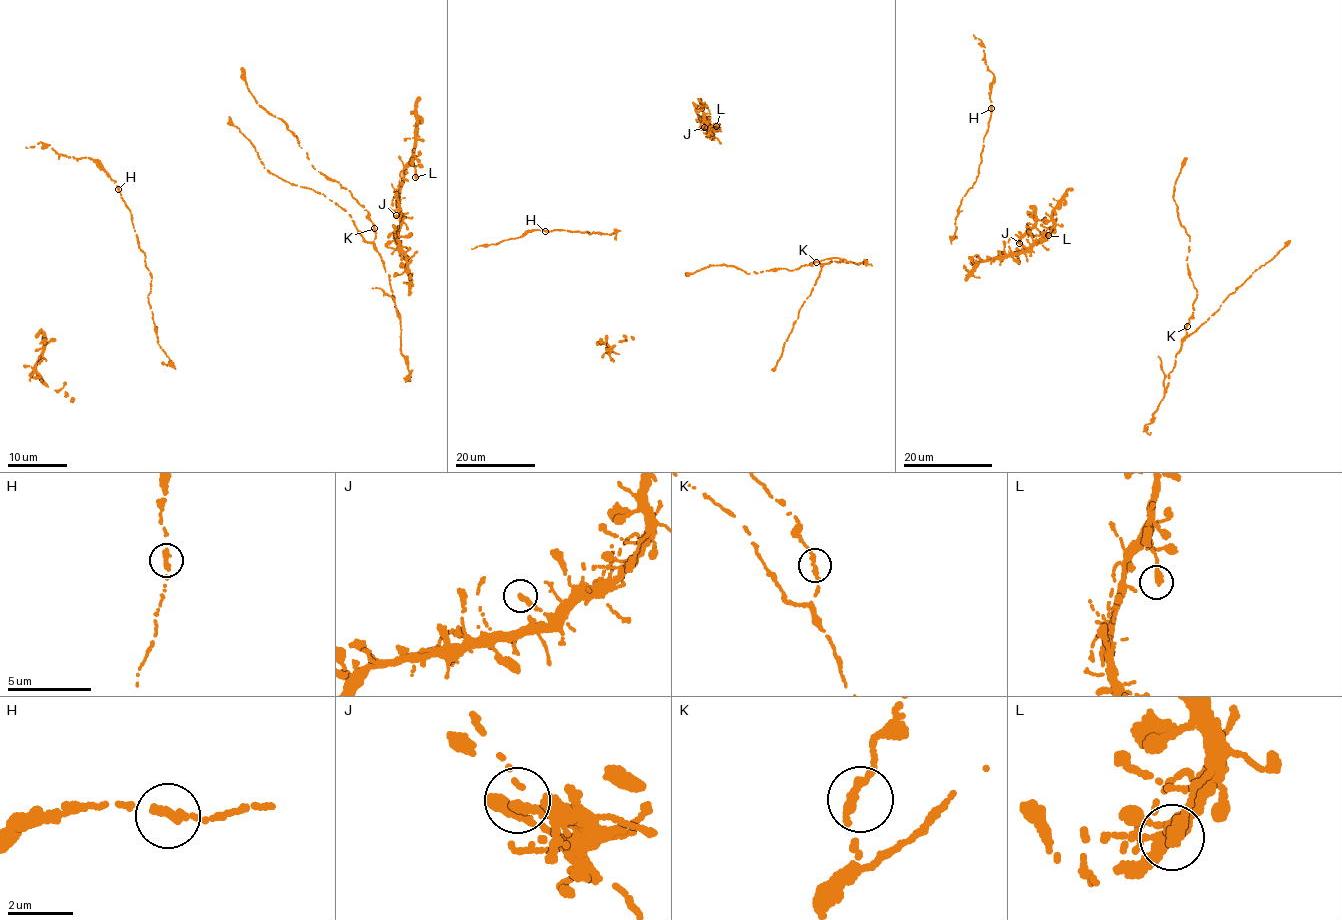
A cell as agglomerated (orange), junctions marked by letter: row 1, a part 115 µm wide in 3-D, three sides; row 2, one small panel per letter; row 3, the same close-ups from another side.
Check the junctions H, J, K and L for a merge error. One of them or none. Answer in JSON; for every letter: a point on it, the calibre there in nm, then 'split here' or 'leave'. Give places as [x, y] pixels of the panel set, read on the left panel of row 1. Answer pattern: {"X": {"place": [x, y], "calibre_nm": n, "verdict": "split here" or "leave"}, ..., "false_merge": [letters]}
{"H": {"place": [118, 189], "calibre_nm": 380, "verdict": "leave"}, "J": {"place": [396, 215], "calibre_nm": 360, "verdict": "leave"}, "K": {"place": [374, 228], "calibre_nm": 360, "verdict": "leave"}, "L": {"place": [415, 177], "calibre_nm": 400, "verdict": "leave"}, "false_merge": []}

